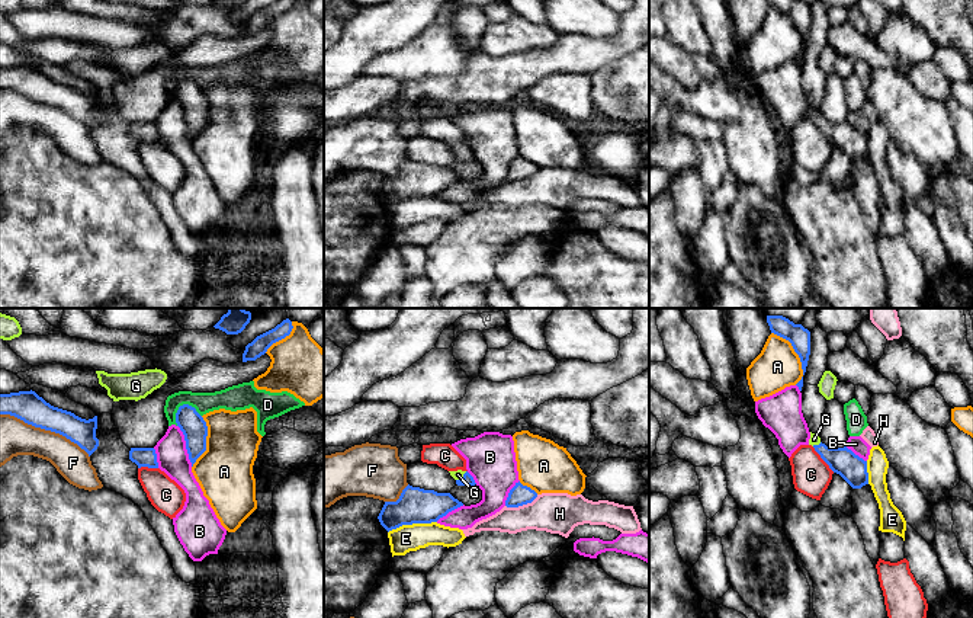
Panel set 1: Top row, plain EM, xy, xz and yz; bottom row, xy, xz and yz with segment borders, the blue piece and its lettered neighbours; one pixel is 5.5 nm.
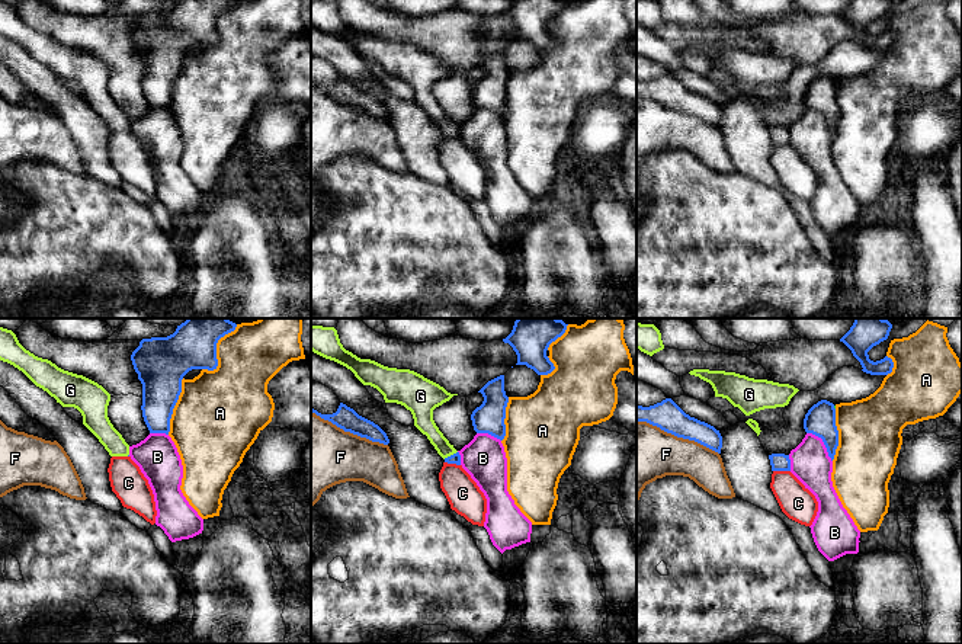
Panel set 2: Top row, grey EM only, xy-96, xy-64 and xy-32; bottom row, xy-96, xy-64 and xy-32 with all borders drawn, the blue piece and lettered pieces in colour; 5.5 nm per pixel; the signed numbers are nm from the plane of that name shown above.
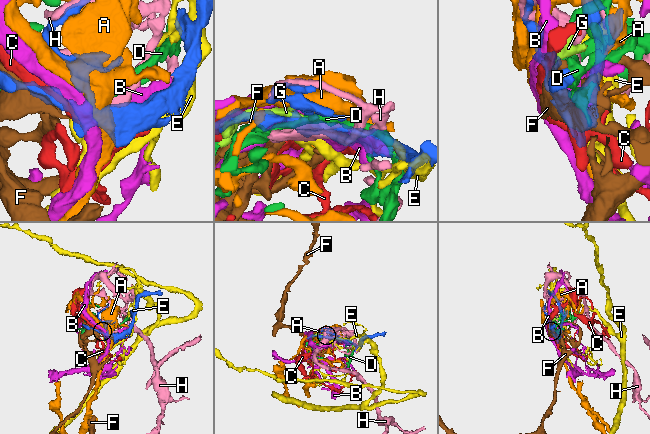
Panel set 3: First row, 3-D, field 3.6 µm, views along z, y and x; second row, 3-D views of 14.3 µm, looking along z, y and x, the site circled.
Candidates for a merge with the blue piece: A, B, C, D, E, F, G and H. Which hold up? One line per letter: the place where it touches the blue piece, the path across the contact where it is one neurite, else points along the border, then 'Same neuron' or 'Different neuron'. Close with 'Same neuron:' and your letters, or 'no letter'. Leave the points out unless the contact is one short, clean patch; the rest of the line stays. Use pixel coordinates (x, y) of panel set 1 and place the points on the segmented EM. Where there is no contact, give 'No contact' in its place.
A: Touches blue at yz (798, 354). Different neuron
B: Touches blue at xy (186, 445). Different neuron
C: Touches blue at yz (822, 458). Different neuron
D: Touches blue at xy (183, 404). Different neuron
E: Touches blue at xz (411, 524). Different neuron
F: Touches blue at xy (45, 429). Different neuron
G: Touches blue at xz (461, 479). Path across: xz (468, 480), (461, 479), (458, 474). Same neuron
H: Touches blue at xz (522, 505). Different neuron
Same neuron: G

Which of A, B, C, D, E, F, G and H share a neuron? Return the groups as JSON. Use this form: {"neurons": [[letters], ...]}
{"neurons": [["A"], ["B"], ["C"], ["D"], ["E"], ["F"], ["G"], ["H"]]}

